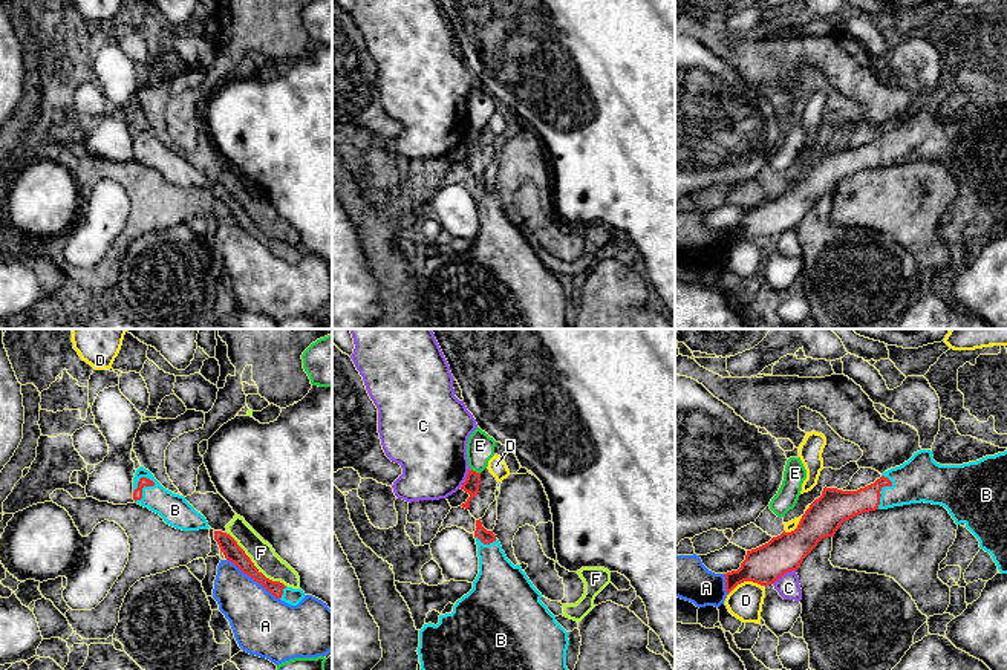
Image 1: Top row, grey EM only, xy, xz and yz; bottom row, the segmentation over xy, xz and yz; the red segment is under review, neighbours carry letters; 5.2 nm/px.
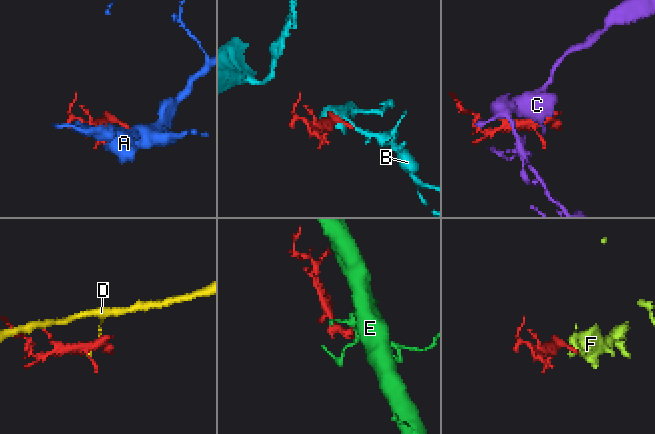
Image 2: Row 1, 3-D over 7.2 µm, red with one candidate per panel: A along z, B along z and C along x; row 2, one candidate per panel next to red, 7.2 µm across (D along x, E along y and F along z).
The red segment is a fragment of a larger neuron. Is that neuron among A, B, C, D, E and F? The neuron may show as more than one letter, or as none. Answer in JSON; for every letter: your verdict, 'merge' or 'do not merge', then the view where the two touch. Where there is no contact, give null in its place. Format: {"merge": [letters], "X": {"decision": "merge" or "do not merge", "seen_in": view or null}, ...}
{"merge": ["B"], "A": {"decision": "do not merge", "seen_in": "xy"}, "B": {"decision": "merge", "seen_in": "xy"}, "C": {"decision": "do not merge", "seen_in": "yz"}, "D": {"decision": "do not merge", "seen_in": "yz"}, "E": {"decision": "do not merge", "seen_in": "xz"}, "F": {"decision": "do not merge", "seen_in": "xy"}}

